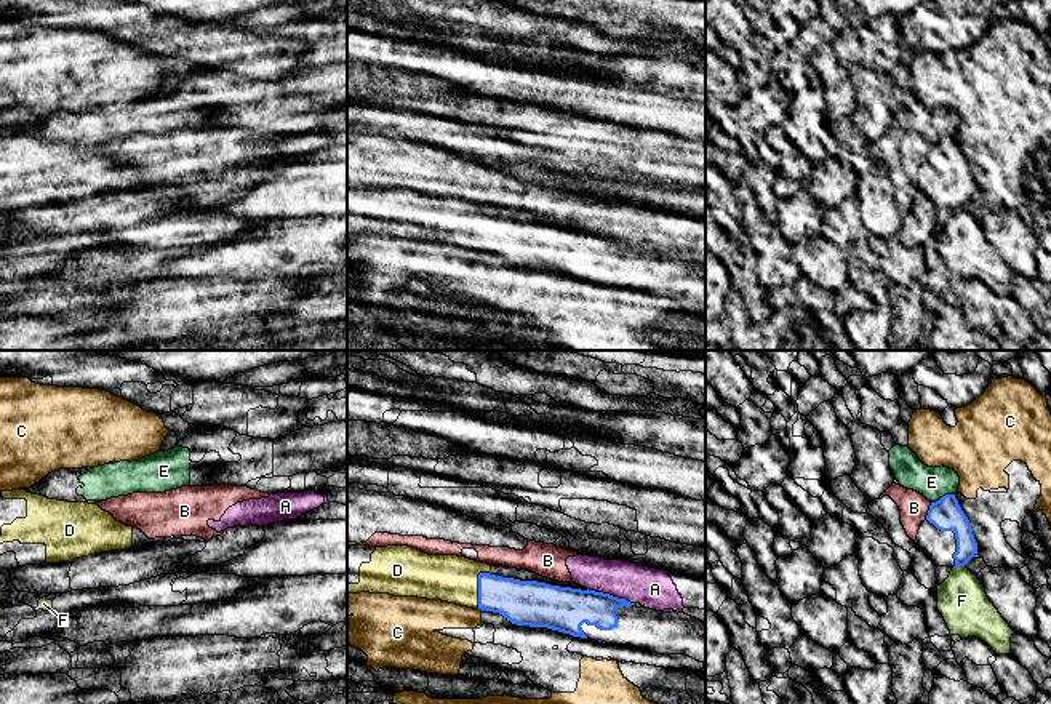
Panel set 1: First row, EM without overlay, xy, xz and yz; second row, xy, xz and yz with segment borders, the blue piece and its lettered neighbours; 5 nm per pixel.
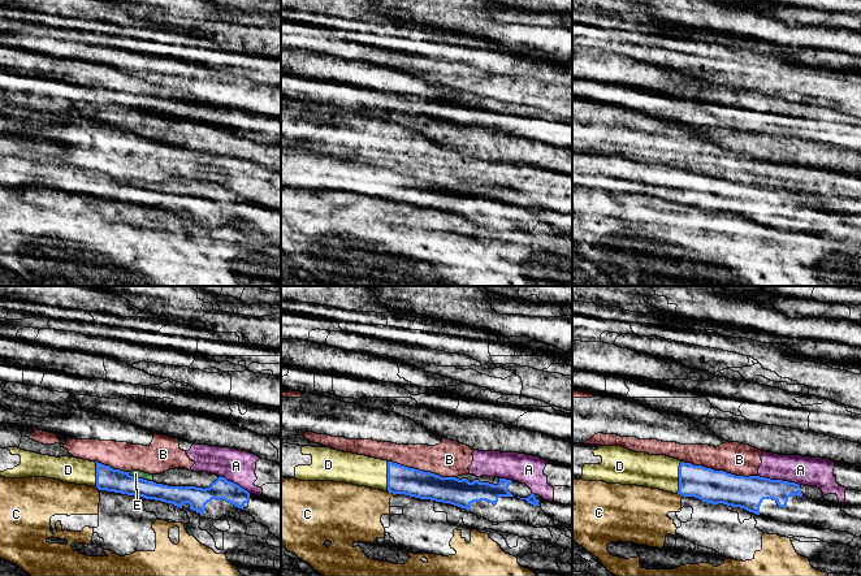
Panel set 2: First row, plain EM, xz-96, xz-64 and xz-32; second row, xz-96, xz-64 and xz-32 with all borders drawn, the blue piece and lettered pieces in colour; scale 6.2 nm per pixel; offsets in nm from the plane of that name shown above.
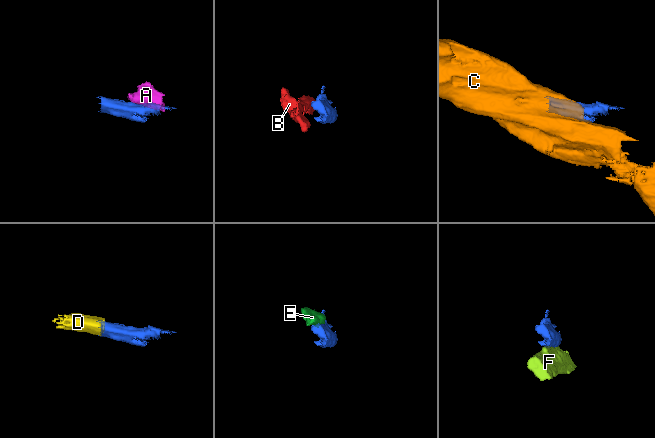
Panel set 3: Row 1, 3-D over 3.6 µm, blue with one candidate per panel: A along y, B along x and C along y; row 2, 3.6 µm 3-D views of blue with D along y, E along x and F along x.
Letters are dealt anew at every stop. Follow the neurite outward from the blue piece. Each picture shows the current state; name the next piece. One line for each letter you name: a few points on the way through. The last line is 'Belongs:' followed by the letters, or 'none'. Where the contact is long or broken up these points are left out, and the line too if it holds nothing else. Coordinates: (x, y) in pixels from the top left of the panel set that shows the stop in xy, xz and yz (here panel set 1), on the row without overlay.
Belongs: D

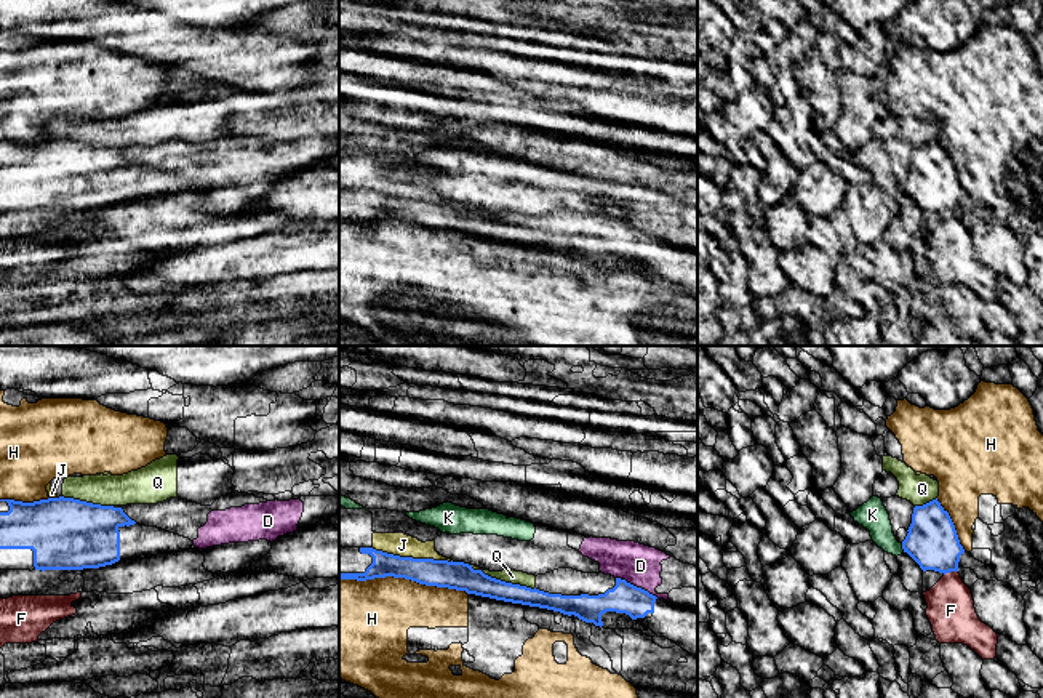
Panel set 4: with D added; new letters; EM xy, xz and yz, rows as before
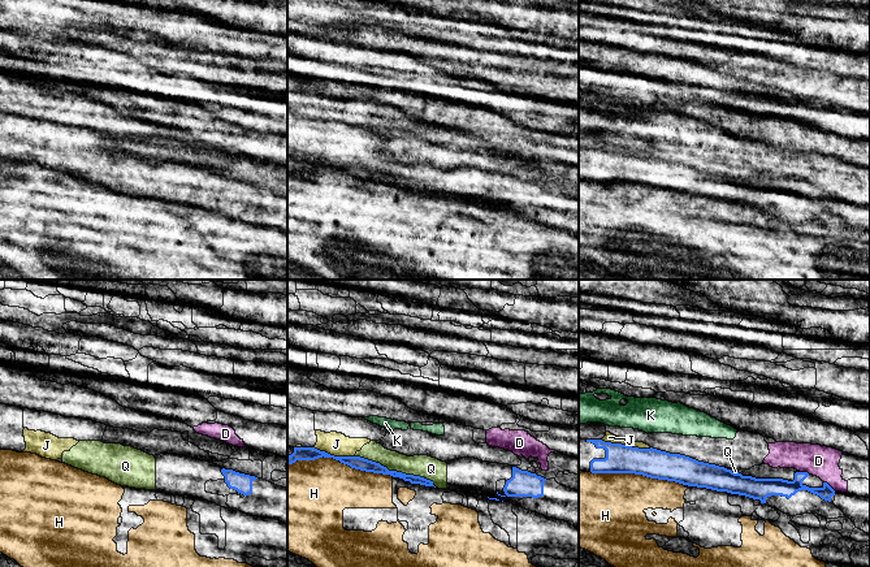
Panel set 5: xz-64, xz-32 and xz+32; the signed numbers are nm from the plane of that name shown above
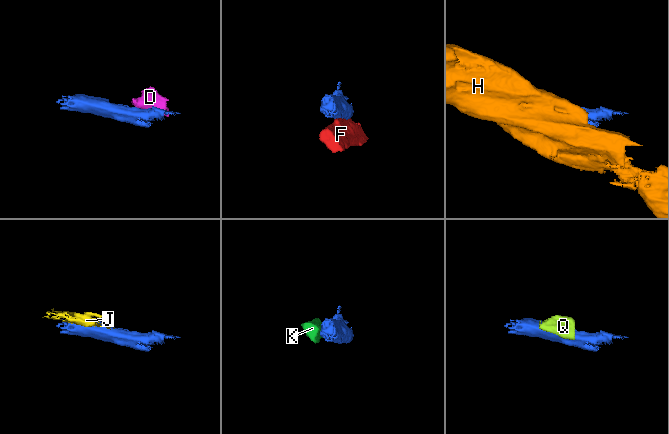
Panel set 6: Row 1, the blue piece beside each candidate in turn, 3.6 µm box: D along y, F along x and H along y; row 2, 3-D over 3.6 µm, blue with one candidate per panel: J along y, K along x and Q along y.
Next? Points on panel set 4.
Belongs: none

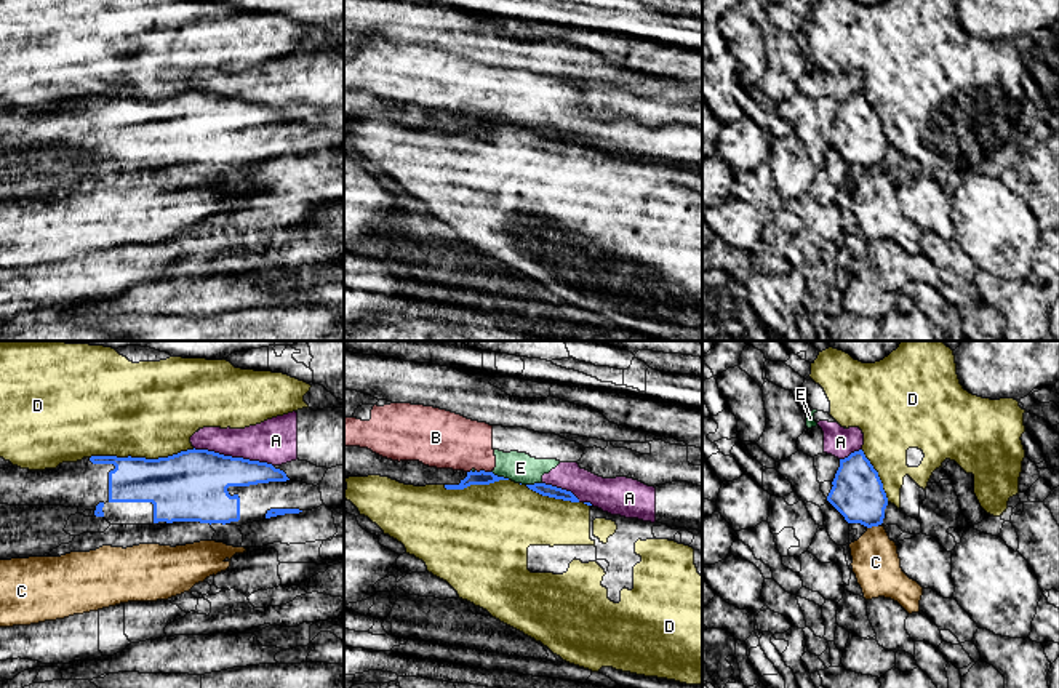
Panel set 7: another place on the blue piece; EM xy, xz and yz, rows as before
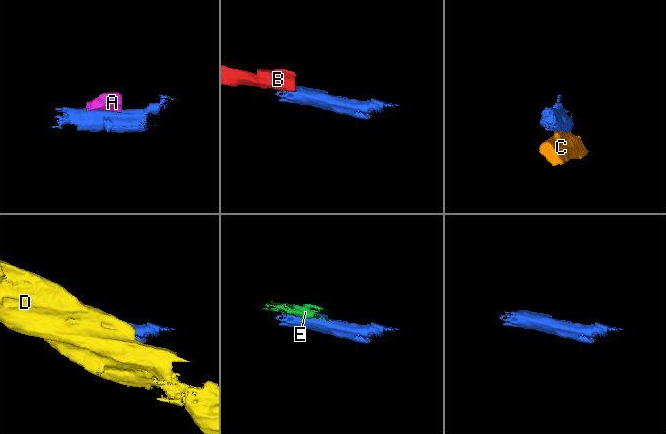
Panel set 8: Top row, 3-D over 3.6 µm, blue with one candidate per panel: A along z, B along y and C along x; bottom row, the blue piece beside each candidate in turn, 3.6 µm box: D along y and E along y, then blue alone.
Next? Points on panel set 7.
Belongs: none

